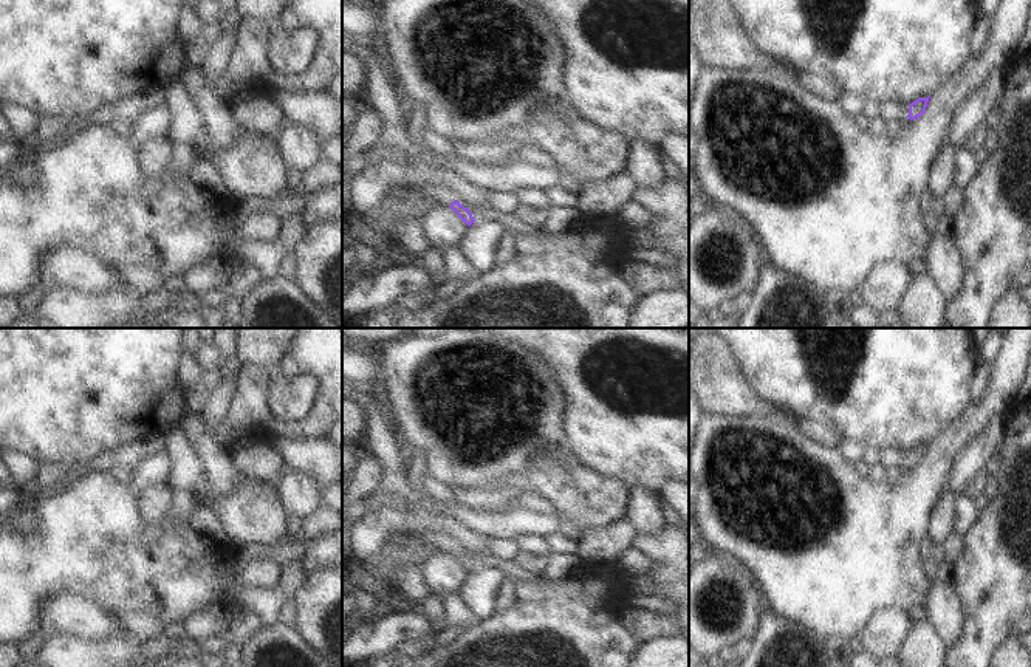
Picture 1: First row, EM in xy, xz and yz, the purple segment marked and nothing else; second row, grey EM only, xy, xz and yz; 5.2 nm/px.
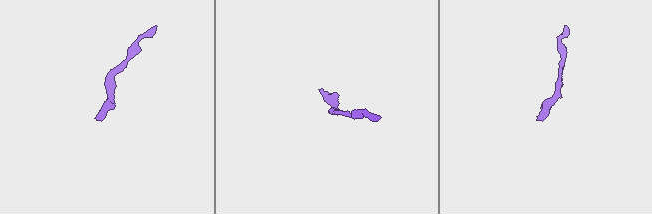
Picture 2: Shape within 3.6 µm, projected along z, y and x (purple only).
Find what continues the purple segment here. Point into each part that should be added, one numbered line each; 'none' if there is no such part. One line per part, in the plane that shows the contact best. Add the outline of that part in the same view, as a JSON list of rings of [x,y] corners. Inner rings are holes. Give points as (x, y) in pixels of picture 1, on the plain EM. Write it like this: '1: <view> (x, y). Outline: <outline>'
1: xz (441, 542). Outline: [[[424,532],[424,534],[416,534],[415,535],[423,545],[427,545],[427,543],[432,543],[438,551],[444,552],[444,554],[449,554],[450,549],[454,546],[457,546],[460,551],[463,551],[457,540],[452,539],[450,535],[446,535],[443,532]],[[463,551],[464,552],[464,551]]]

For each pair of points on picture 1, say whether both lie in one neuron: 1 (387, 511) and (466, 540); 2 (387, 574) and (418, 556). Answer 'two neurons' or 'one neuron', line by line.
1: one neuron
2: one neuron

